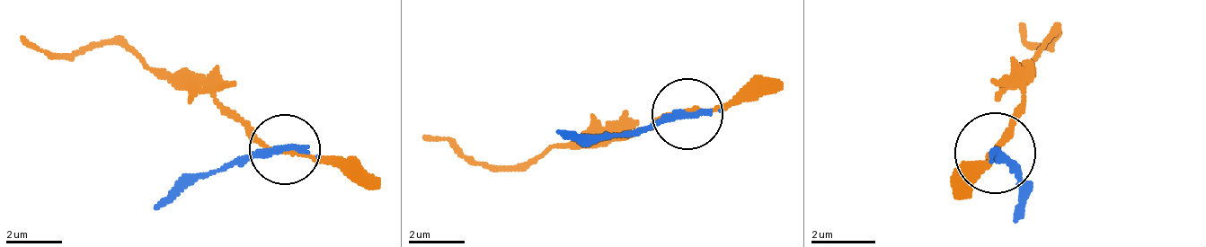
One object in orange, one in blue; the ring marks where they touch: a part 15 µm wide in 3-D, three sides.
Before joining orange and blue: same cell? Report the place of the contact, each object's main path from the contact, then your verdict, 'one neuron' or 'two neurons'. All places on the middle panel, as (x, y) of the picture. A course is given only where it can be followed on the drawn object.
place (687, 114); course orange (686, 112), (607, 140), (572, 140), (545, 147), (523, 168), (467, 162), (424, 133); course blue (686, 112), (601, 133), (558, 133); two neurons

